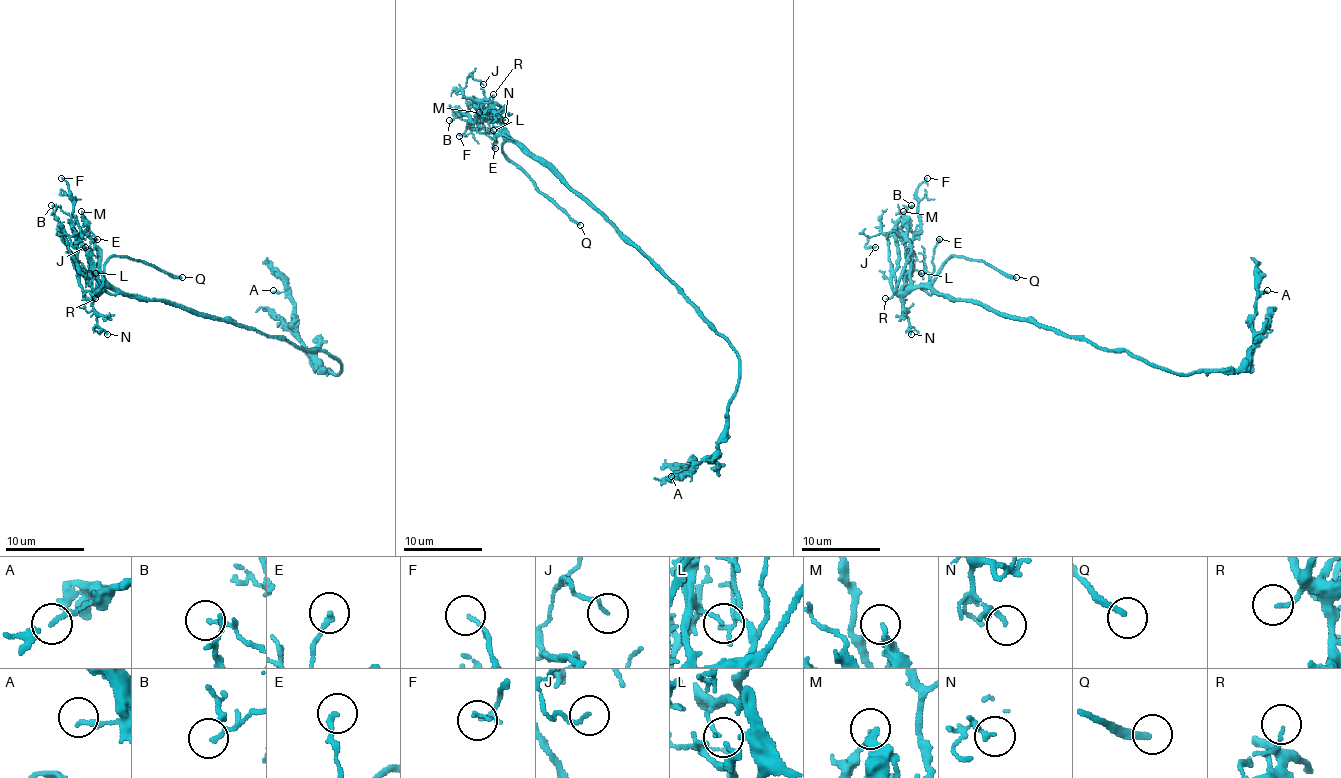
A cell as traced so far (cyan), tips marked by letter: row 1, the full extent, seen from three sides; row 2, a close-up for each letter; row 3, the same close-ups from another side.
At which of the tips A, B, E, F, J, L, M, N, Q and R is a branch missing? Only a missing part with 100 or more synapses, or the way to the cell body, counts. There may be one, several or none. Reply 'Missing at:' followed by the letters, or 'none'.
Missing at: Q

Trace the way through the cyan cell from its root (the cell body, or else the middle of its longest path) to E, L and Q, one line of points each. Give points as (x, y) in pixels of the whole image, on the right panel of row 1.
E: (1059, 334), (1026, 320), (1008, 318), (968, 300), (931, 294), (927, 282), (933, 271), (933, 249), (939, 239)
L: (1059, 334), (1026, 320), (1008, 318), (968, 300), (939, 296), (913, 282), (911, 271), (917, 269), (921, 273)
Q: (1059, 334), (968, 300), (952, 300), (933, 286), (941, 265), (948, 257), (980, 259), (1016, 277)

